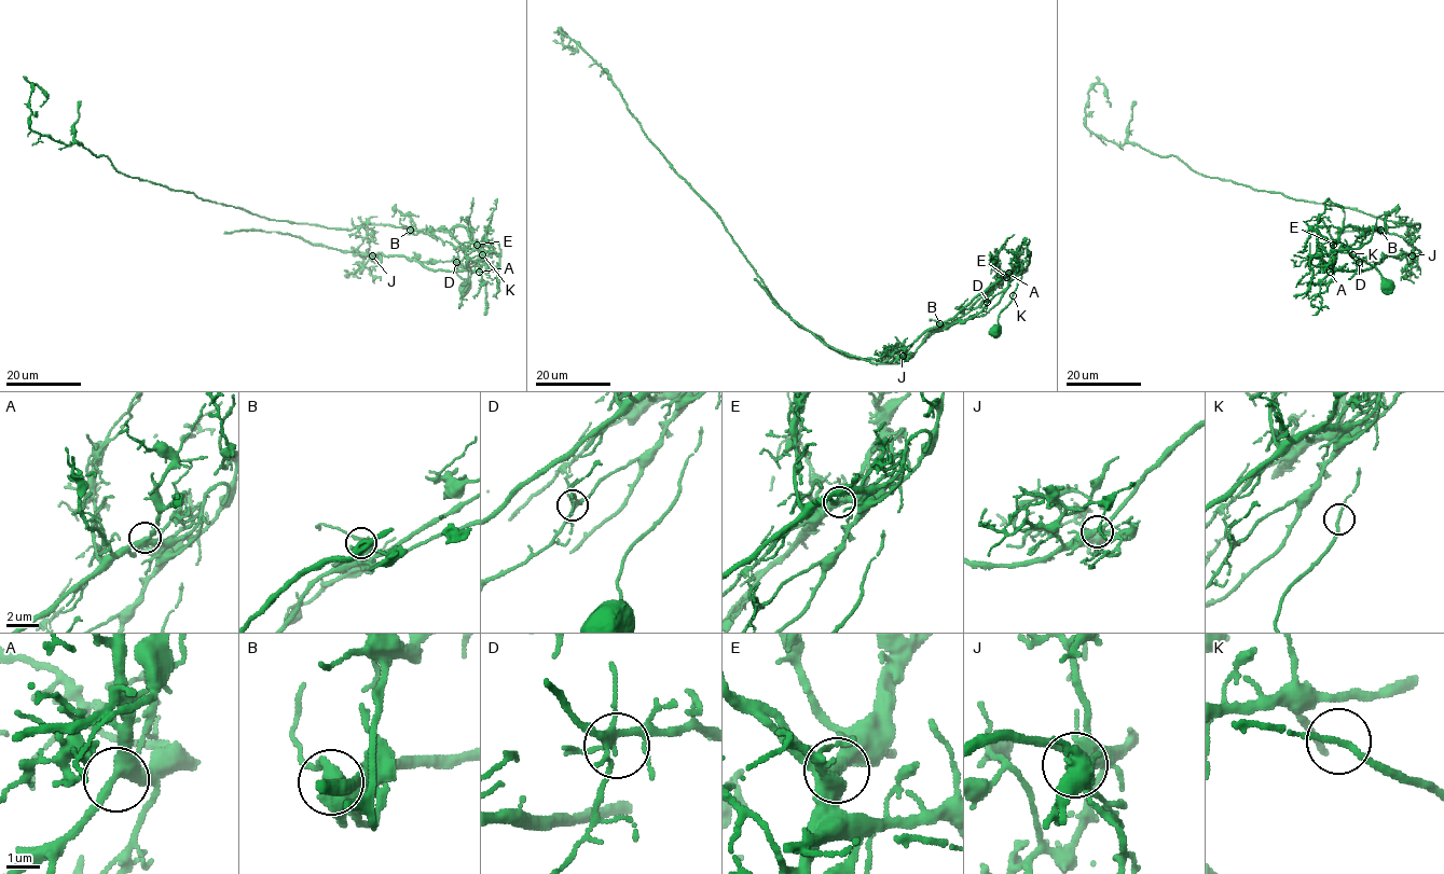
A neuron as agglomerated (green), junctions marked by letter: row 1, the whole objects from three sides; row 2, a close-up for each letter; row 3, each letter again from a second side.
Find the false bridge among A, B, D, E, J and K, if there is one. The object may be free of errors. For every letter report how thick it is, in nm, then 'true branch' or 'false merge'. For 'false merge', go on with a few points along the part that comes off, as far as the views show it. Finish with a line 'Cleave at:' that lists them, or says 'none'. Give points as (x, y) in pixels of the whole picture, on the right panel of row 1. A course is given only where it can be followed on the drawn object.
A: calibre 340 nm; true branch
B: calibre 550 nm; true branch
D: calibre 200 nm; true branch
E: calibre 400 nm; false merge; course (1333, 245), (1330, 255), (1333, 271), (1367, 269), (1385, 255), (1419, 251), (1401, 236), (1386, 232), (1335, 233)
J: calibre 280 nm; true branch
K: calibre 160 nm; true branch
Cleave at: E

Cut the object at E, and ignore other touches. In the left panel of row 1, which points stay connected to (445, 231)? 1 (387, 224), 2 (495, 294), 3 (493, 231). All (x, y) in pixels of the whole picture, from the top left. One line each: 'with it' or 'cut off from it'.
1: with it
2: with it
3: with it

